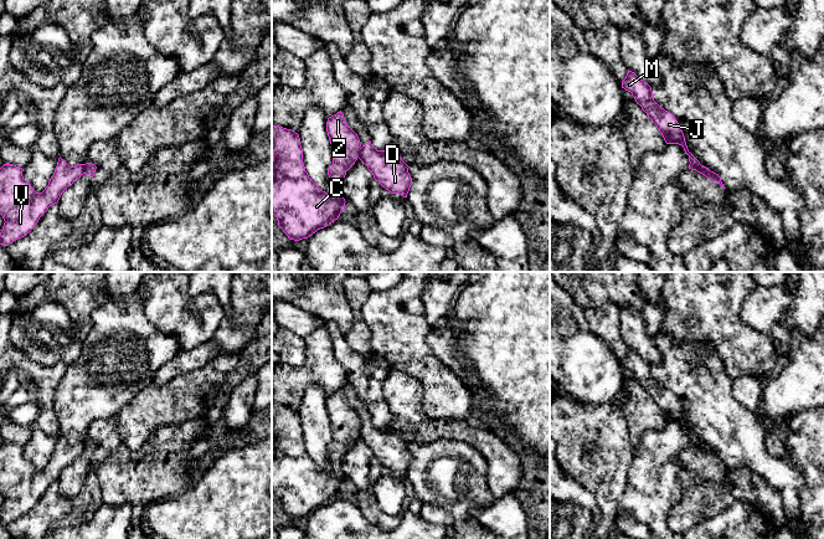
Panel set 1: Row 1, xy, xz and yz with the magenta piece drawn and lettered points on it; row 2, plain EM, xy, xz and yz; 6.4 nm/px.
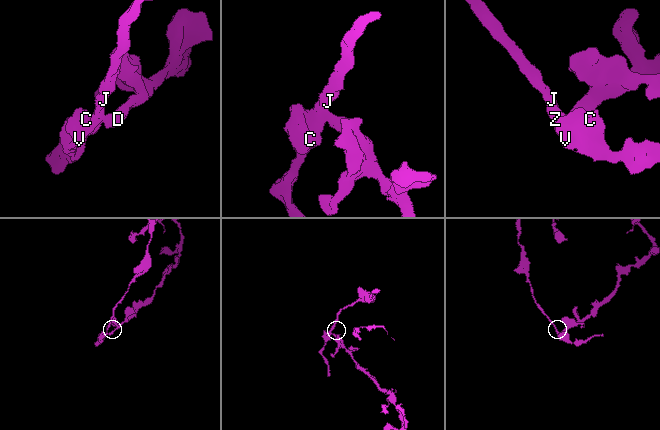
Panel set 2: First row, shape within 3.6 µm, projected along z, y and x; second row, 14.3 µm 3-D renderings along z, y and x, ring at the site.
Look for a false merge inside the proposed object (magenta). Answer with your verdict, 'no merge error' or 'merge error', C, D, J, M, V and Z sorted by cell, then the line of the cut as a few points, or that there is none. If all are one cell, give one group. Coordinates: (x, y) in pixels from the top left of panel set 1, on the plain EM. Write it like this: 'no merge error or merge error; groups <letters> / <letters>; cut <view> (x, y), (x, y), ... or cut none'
merge error; groups C J M V Z / D; cut xy (85, 442), (82, 451)

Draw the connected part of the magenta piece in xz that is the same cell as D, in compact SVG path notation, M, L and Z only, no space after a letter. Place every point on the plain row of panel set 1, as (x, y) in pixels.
M369 419L357 430L359 437L372 451L374 457L391 472L407 476L412 463L408 443L400 433L392 433L385 428L377 428Z

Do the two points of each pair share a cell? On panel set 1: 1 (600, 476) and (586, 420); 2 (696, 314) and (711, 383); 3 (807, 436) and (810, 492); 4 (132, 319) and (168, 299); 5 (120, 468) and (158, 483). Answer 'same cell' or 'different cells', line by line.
1: same cell
2: different cells
3: same cell
4: different cells
5: same cell

